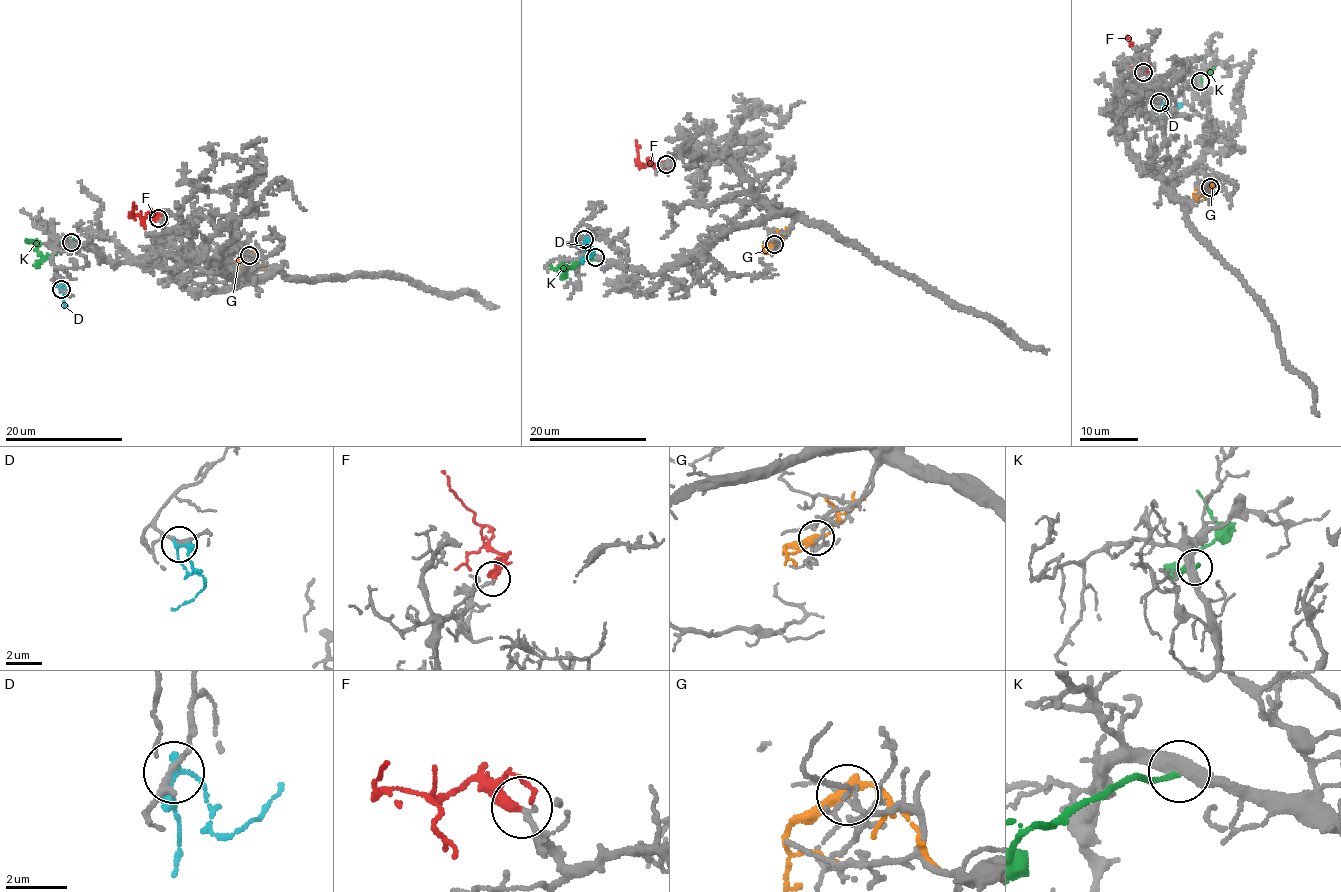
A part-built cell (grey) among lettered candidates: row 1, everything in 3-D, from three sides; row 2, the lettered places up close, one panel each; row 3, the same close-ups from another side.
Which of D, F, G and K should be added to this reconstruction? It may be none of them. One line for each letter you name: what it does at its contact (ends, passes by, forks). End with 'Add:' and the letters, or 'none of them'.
F: it forks
Add: F

